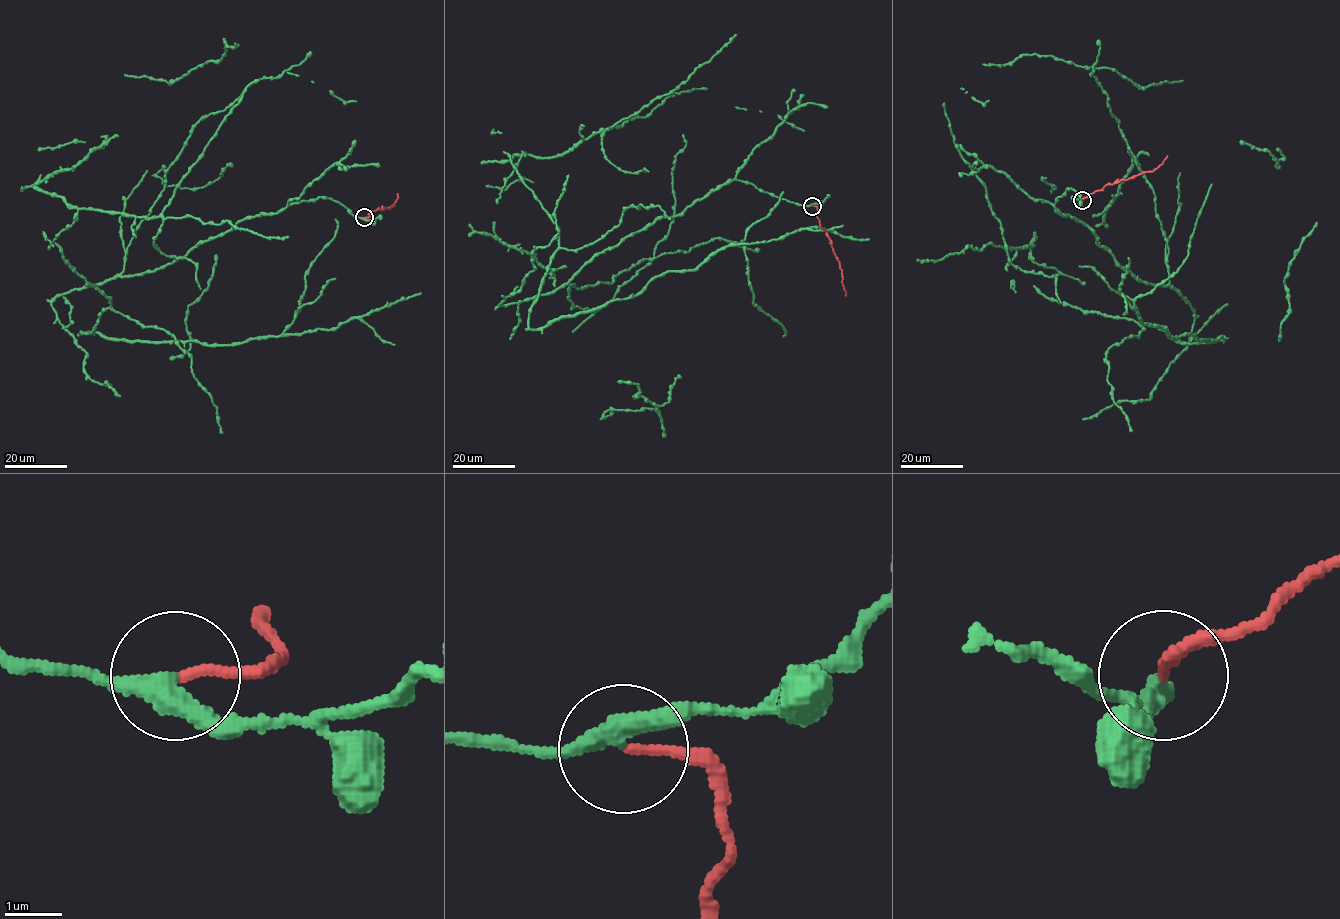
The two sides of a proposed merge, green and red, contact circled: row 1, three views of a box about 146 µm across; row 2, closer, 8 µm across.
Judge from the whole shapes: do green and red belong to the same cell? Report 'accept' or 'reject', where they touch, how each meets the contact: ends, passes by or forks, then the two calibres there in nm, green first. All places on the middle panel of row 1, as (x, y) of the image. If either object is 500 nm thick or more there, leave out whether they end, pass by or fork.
reject | (812, 206) | green passes by | red ends | 320/150 nm

